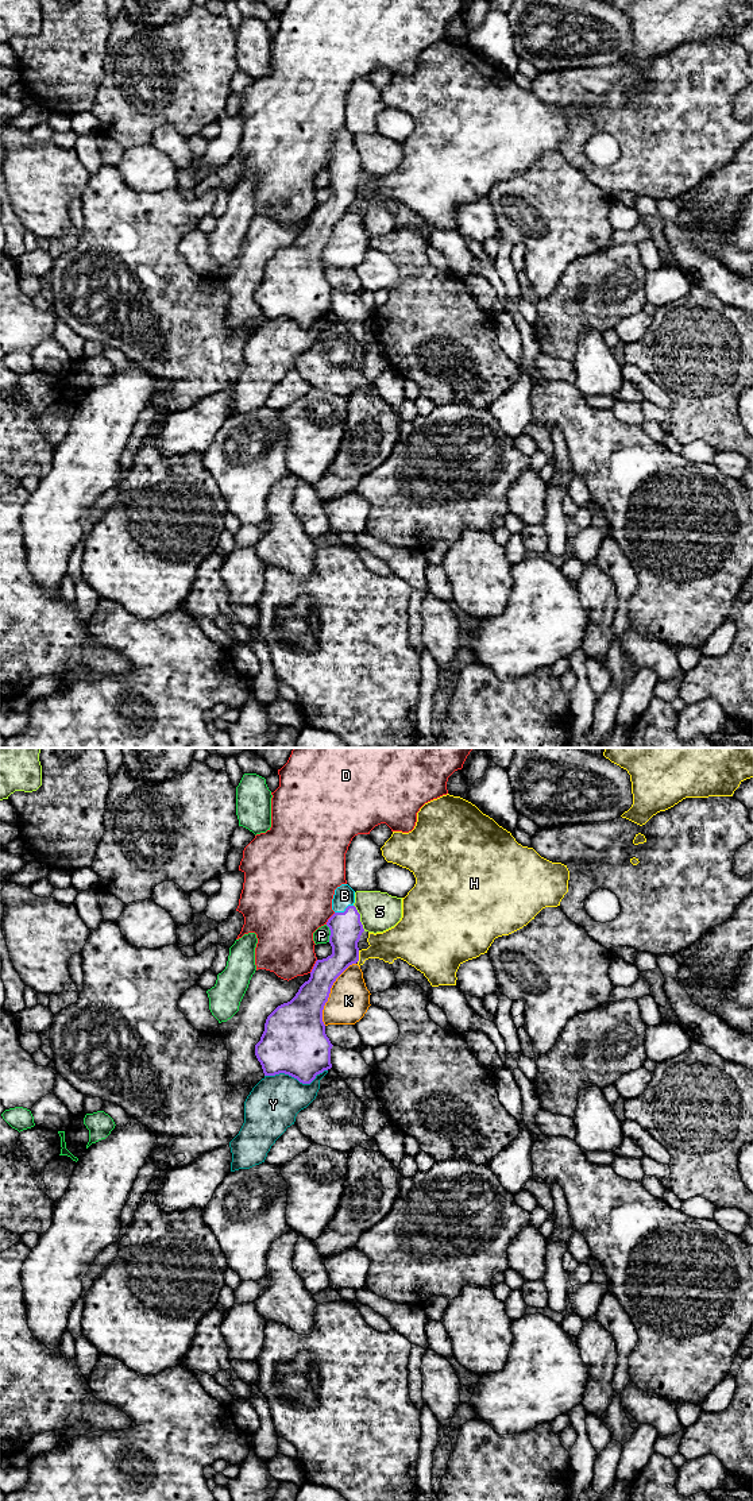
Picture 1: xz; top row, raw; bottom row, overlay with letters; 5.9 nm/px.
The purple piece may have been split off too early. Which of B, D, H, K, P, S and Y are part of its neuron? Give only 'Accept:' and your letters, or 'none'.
Accept: B

